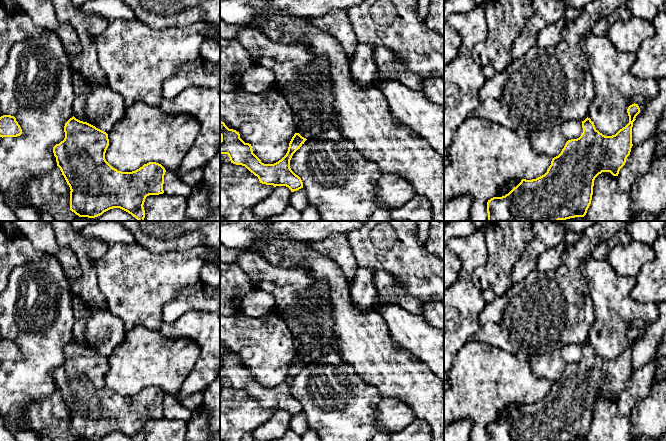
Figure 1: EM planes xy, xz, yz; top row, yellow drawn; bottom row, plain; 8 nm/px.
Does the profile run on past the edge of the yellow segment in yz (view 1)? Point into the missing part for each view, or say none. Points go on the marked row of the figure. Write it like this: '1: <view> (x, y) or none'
1: none

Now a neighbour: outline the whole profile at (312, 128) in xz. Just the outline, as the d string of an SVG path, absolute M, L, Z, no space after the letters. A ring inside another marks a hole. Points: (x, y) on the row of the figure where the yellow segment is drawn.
M296 117L296 132L308 132L311 137L316 136L321 132L321 126L313 121L303 121Z

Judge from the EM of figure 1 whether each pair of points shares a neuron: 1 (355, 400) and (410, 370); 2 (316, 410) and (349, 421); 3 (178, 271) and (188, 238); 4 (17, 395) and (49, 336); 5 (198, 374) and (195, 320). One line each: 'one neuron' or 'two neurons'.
1: two neurons
2: one neuron
3: two neurons
4: one neuron
5: one neuron

